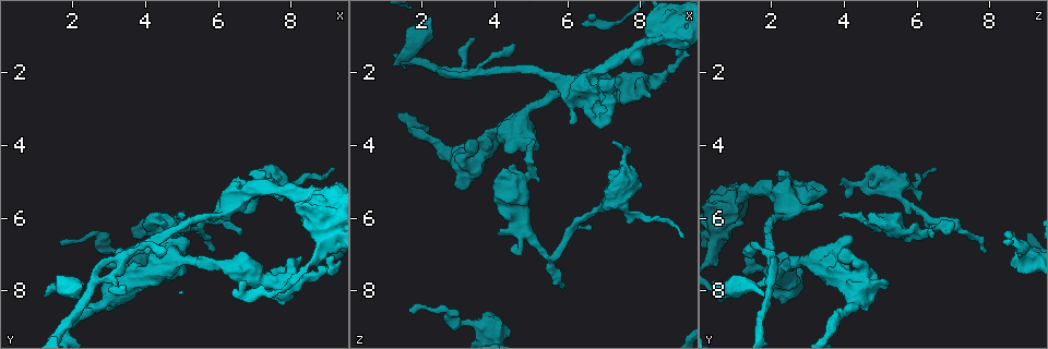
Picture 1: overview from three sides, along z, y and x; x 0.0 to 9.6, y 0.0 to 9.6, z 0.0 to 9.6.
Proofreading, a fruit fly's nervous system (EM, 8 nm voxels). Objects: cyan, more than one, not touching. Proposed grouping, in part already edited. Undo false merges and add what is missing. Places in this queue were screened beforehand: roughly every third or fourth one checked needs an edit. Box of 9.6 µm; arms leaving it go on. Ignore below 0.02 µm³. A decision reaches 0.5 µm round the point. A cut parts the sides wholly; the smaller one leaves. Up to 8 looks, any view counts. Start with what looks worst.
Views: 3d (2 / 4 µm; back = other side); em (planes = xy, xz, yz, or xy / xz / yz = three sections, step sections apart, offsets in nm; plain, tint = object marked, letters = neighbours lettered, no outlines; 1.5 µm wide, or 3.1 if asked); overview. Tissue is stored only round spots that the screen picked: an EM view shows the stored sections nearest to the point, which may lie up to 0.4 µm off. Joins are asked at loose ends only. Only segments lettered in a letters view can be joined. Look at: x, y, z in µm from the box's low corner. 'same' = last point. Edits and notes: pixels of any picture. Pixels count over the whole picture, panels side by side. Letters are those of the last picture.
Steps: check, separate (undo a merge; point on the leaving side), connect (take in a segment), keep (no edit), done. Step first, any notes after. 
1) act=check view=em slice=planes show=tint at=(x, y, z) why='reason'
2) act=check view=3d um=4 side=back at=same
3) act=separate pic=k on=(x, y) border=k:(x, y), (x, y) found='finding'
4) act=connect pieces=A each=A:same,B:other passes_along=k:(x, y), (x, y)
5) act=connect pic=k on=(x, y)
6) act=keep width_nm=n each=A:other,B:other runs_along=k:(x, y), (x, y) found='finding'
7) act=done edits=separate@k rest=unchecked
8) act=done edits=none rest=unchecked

act=check view=3d um=2 at=(1.70, 6.65, 8.50) why='long arm stops here'

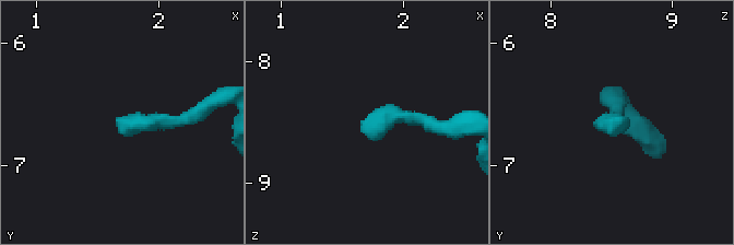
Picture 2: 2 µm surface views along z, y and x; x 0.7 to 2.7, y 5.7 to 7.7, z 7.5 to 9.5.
act=check view=em slice=planes show=letters at=(1.64, 6.68, 8.52)

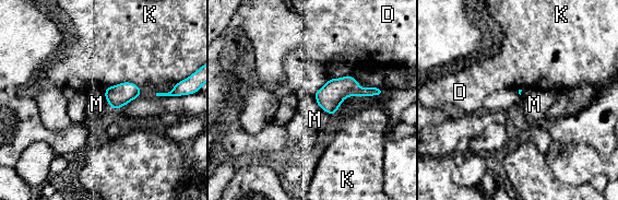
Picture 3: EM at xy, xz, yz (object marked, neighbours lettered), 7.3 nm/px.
act=keep longest_contact=K:280nm each=D:other,K:other,M:other border=3:(313, 95), (317, 104), (332, 115) found='no lettered segment goes on from it'

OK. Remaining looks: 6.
act=check view=3d um=2 at=(8.25, 7.00, 2.70) why='free end'

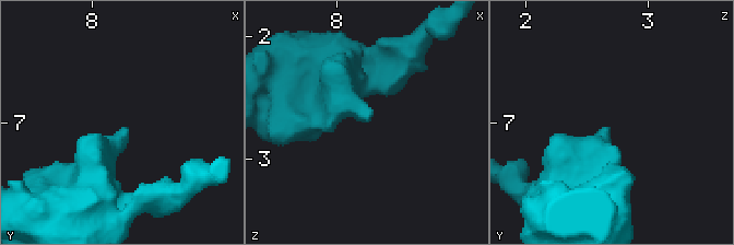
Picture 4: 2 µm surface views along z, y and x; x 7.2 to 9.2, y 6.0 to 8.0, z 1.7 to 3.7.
act=check view=em slice=xz step=4 show=tint at=(8.28, 7.10, 2.64) why='need the tissue'

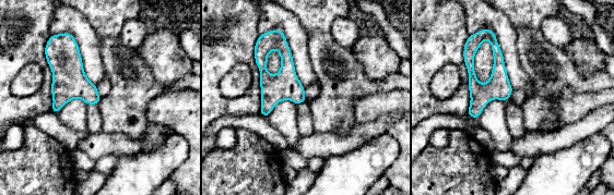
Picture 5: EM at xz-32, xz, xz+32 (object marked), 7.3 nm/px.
act=check view=em slice=planes show=letters at=same why='cut it another way'

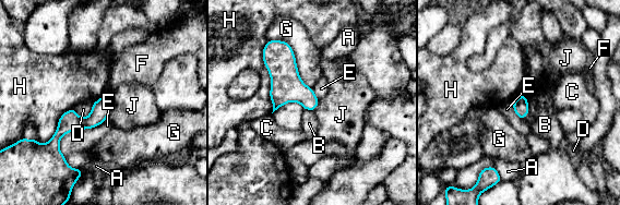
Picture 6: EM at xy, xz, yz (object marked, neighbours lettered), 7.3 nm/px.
act=keep each=A:other,B:other,C:other,D:other,E:other,F:other,G:other,H:other,J:other border=6:(525, 94), (528, 112), (524, 120) found='no lettered segment goes on from it'

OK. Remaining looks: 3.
act=check view=em slice=xz step=8 show=tint at=(5.05, 5.90, 3.90) why='an open end'

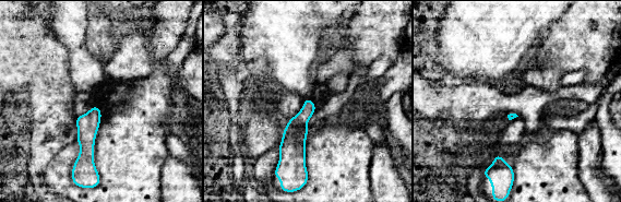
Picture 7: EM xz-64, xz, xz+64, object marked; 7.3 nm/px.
act=check view=em slice=planes show=letters at=same why='cut it another way'

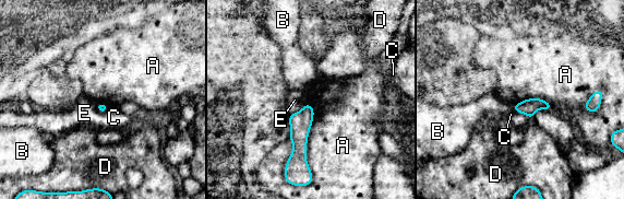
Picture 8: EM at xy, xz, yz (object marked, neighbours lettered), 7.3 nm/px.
act=keep each=A:other,B:other,C:other,D:other,E:other border=8:(306, 103), (313, 178) found='no lettered segment goes on from it'

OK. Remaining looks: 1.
act=done edits=none rest=unchecked

